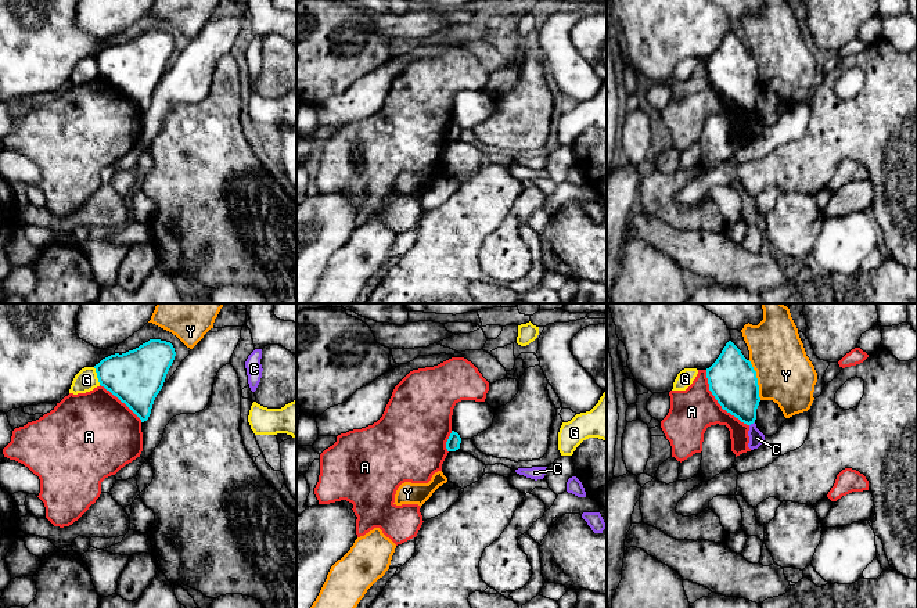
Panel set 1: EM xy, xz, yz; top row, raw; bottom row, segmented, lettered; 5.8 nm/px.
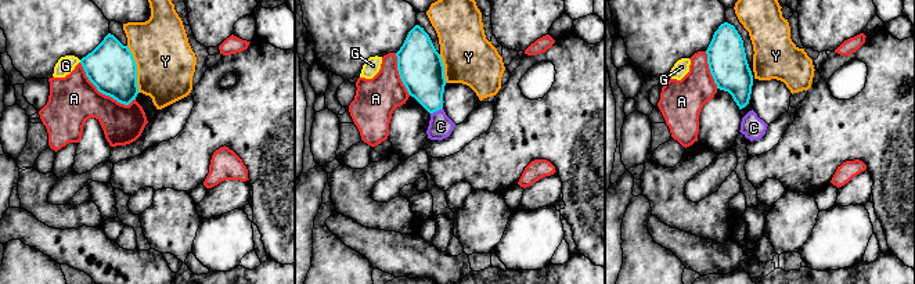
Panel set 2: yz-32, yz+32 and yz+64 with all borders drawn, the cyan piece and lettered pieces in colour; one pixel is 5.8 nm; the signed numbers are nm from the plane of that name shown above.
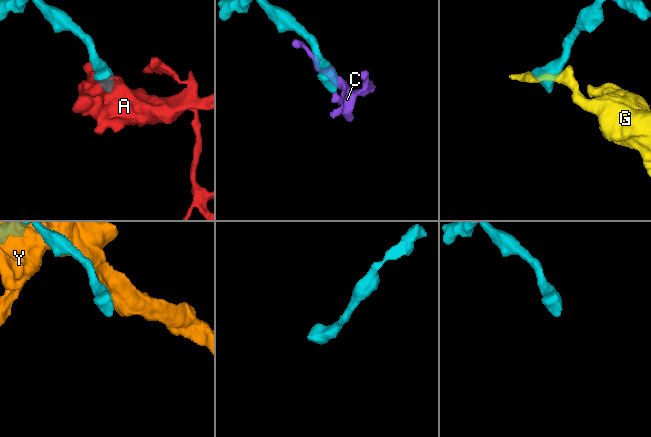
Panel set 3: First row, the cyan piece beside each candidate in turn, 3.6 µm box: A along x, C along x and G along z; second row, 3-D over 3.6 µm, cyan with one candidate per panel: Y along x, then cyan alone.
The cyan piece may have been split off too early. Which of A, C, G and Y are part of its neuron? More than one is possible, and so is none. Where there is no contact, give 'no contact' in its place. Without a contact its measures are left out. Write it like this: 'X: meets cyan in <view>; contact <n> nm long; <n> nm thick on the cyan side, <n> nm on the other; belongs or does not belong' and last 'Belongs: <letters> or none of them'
A: meets cyan in yz; contact 420 nm long; 280 nm thick on the cyan side, 260 nm on the other; does not belong
C: meets cyan in yz; contact 40 nm long; 280 nm thick on the cyan side, 90 nm on the other; does not belong
G: meets cyan in xy; contact 110 nm long; 320 nm thick on the cyan side, 130 nm on the other; does not belong
Y: meets cyan in yz; contact 240 nm long; 280 nm thick on the cyan side, 320 nm on the other; does not belong
Belongs: none of them

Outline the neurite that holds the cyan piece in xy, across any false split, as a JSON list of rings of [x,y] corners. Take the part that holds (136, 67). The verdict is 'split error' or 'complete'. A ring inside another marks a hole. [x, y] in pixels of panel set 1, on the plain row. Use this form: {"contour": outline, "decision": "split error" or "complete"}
{"contour": [[[150,29],[126,43],[115,43],[94,55],[101,76],[147,111],[163,76],[176,42],[170,32]]], "decision": "complete"}

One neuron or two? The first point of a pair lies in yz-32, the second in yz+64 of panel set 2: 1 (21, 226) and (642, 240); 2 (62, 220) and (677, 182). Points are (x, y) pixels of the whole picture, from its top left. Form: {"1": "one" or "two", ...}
{"1": "two", "2": "one"}

